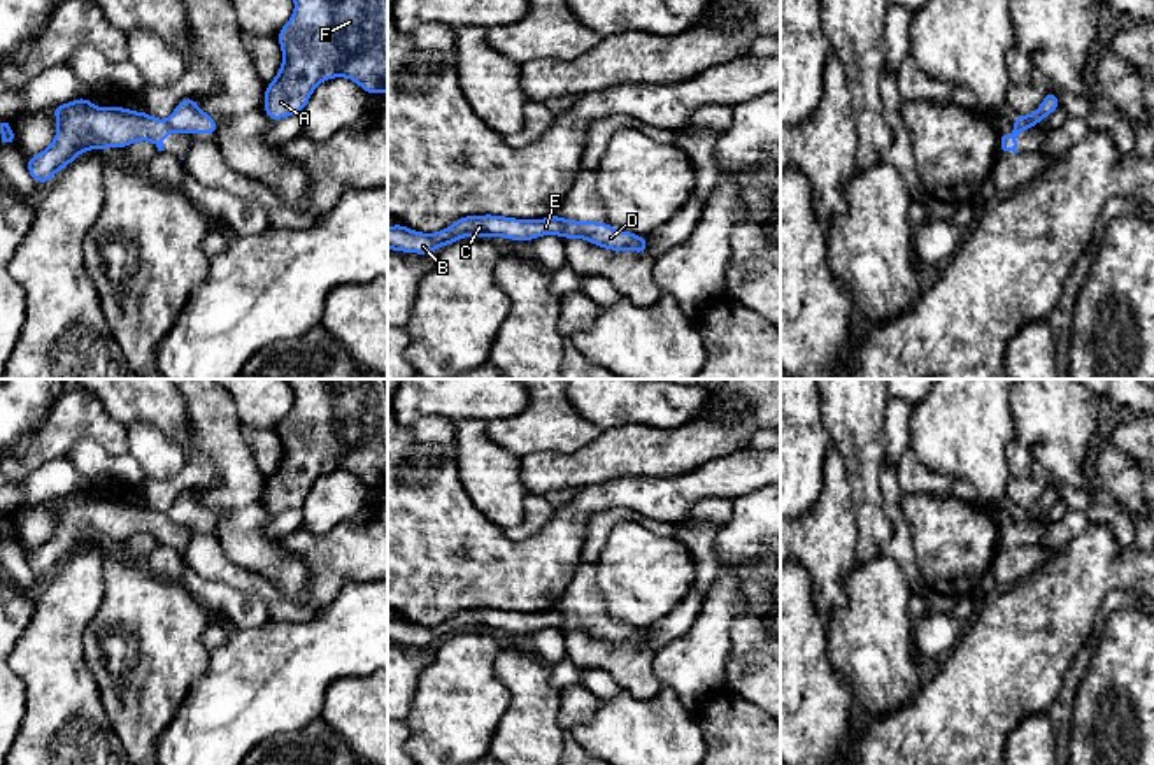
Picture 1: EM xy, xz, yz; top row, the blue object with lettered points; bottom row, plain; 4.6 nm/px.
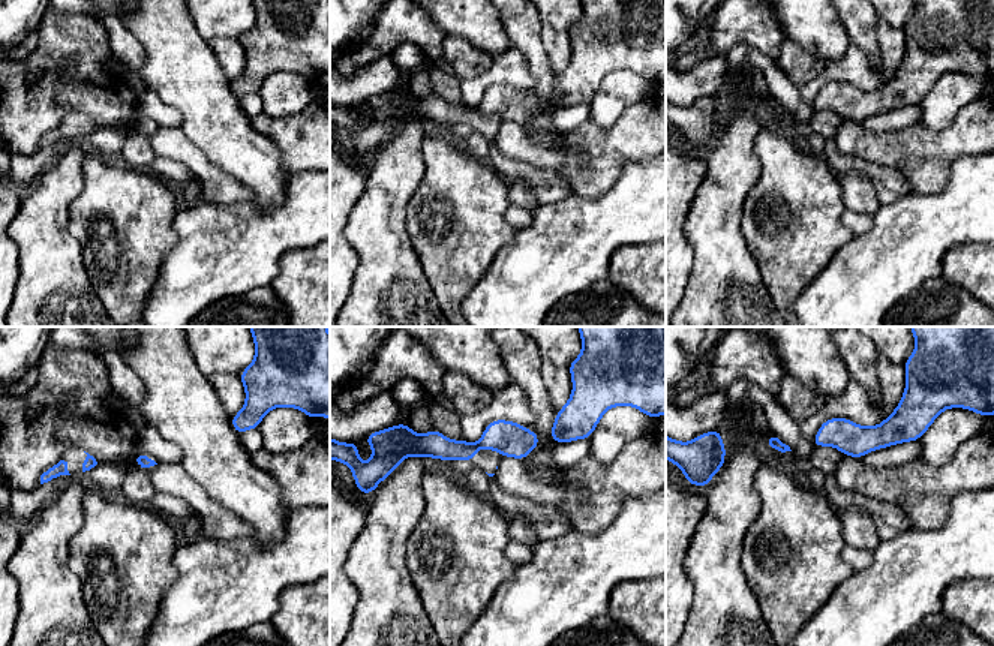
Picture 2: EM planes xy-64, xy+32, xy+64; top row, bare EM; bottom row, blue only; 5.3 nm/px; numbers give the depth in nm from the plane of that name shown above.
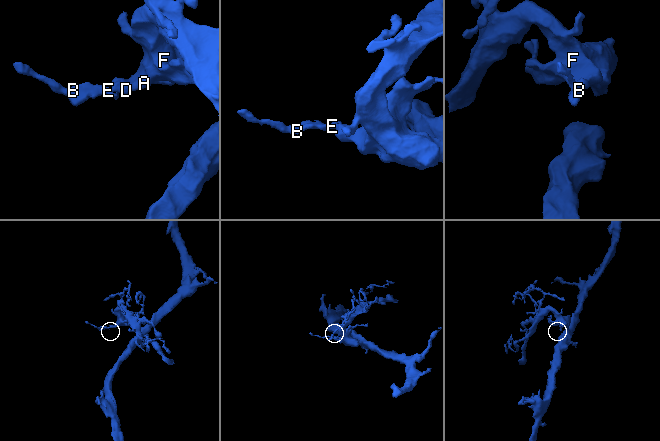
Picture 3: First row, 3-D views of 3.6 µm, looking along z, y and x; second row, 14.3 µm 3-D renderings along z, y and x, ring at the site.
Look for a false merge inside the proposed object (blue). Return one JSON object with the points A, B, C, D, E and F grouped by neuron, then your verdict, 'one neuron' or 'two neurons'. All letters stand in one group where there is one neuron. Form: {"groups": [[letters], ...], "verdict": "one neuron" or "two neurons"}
{"groups": [["A", "D", "F"], ["B", "C", "E"]], "verdict": "two neurons"}

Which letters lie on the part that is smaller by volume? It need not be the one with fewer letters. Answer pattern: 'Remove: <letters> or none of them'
Remove: B, C, E

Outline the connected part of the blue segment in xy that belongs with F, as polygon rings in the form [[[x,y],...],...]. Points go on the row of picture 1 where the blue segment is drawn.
[[[295,0],[295,12],[275,39],[282,65],[265,89],[268,119],[302,114],[312,91],[333,77],[347,77],[372,97],[379,89],[388,95],[388,0]]]

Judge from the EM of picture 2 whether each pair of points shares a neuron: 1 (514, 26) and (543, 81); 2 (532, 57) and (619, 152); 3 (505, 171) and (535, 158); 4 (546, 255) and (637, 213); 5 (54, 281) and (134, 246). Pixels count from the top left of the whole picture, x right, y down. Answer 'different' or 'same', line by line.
1: same
2: different
3: different
4: same
5: different

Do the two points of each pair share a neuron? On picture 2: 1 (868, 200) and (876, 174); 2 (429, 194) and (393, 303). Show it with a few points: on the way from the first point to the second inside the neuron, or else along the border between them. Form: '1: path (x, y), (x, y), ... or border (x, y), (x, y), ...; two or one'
1: border (840, 174), (859, 171), (871, 183), (880, 204); two
2: border (405, 210), (405, 231), (426, 278); two

